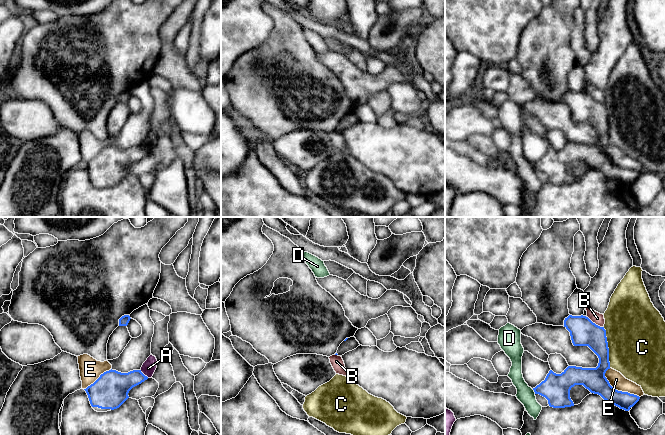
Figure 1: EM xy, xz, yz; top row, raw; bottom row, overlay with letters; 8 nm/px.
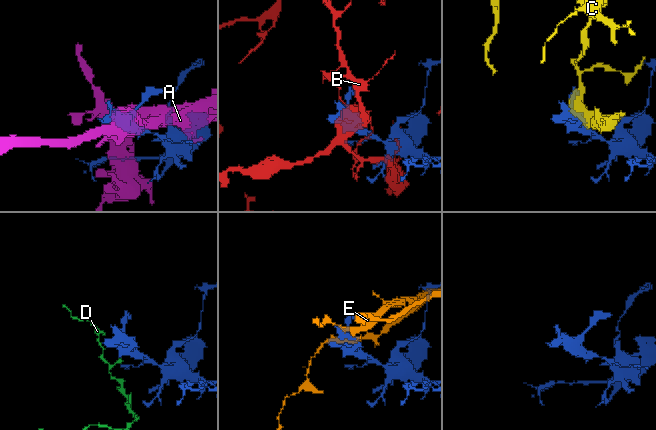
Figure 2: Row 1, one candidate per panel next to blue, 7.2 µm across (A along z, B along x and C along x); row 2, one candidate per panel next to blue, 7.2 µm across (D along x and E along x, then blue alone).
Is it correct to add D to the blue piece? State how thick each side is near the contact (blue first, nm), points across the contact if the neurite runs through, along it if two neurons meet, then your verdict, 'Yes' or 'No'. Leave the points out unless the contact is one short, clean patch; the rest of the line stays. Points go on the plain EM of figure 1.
Thickness 220 nm (blue) against 140 nm. Boundary: yz (532, 165), (535, 169). No

